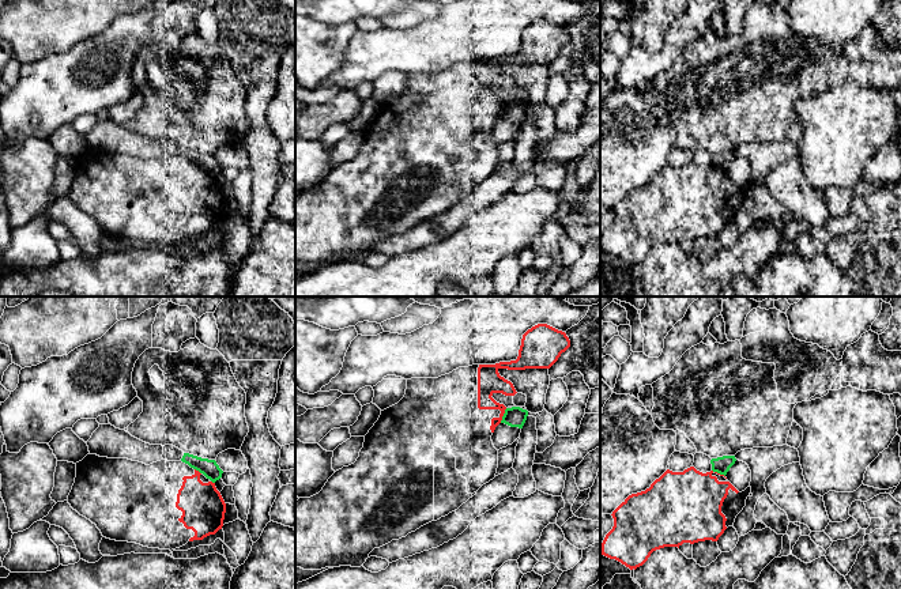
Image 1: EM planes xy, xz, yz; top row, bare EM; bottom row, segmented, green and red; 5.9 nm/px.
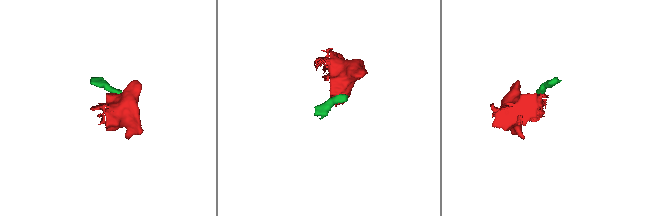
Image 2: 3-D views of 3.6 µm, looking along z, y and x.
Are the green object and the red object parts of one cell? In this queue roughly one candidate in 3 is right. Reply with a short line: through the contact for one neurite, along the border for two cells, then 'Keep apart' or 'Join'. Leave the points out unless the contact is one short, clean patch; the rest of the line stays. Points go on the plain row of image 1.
Line: xz (506, 104), (500, 117). Keep apart

